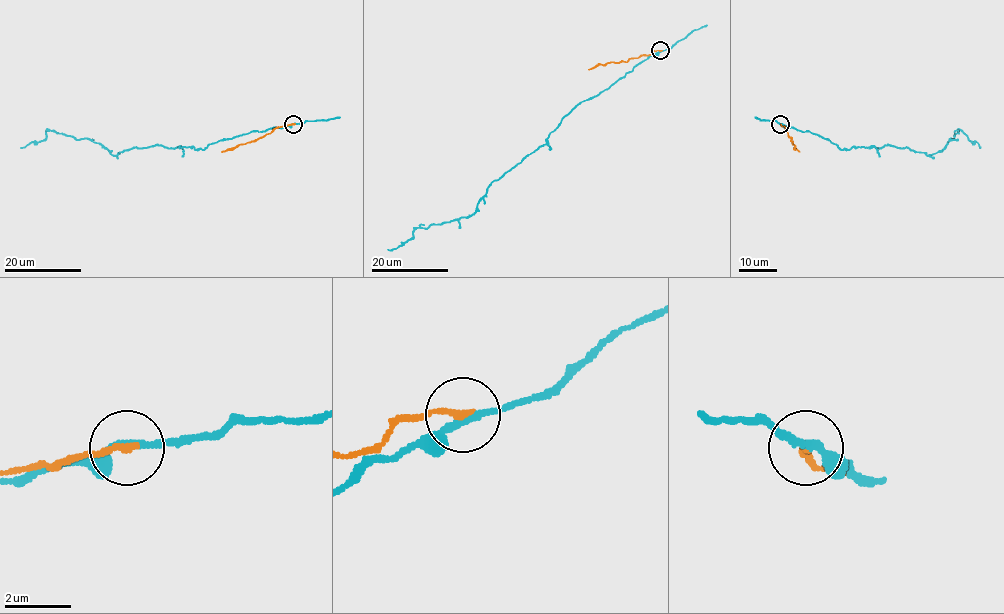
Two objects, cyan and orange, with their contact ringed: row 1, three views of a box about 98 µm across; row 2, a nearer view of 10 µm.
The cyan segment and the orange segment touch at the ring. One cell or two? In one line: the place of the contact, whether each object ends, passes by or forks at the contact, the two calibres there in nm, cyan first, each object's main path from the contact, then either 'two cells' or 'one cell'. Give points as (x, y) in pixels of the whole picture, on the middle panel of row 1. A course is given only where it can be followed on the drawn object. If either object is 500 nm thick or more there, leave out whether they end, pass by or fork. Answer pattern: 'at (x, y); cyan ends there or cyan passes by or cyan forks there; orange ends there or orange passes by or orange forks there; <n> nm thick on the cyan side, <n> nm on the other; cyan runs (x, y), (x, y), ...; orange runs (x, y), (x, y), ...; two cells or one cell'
at (660, 50); cyan passes by; orange ends there; 200 nm thick on the cyan side, 200 nm on the other; cyan runs (660, 51), (596, 96), (579, 102), (545, 144), (492, 182), (468, 217), (417, 227), (410, 240), (387, 249); orange runs (660, 51), (626, 62), (598, 64), (589, 70); two cells

